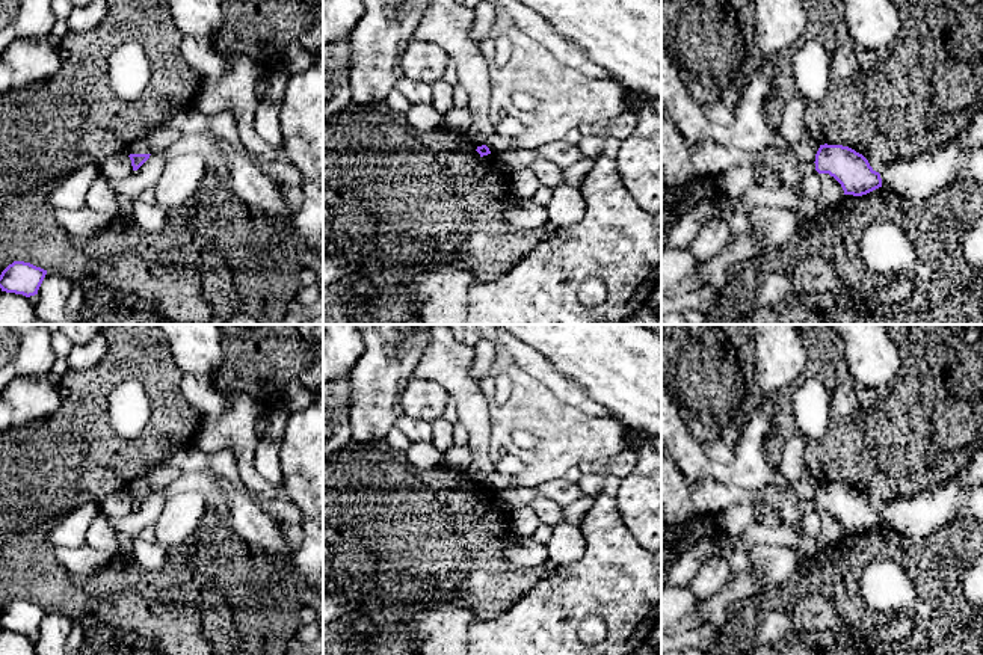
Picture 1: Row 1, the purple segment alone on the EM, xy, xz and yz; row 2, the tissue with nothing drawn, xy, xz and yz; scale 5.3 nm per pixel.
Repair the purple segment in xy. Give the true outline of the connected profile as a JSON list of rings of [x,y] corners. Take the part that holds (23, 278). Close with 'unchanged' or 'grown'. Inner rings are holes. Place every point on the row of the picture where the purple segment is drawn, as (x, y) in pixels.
[[[14,261],[0,275],[0,288],[26,297],[38,294],[47,270],[30,263]]]; unchanged

